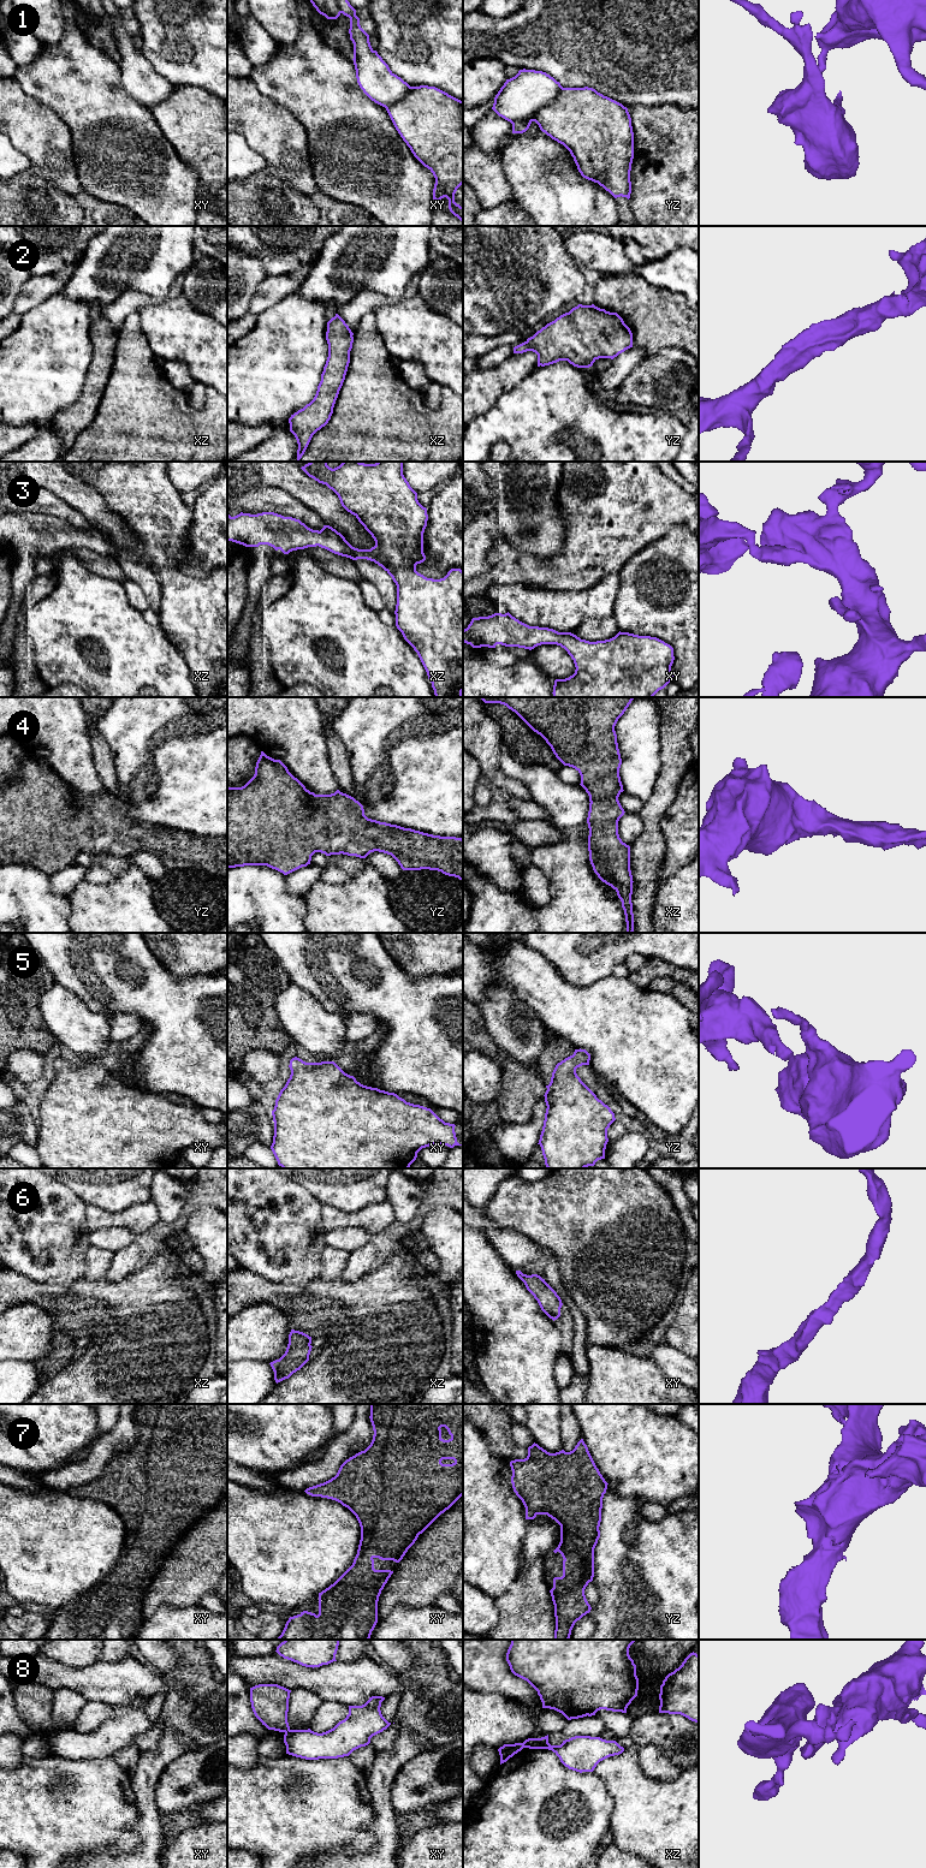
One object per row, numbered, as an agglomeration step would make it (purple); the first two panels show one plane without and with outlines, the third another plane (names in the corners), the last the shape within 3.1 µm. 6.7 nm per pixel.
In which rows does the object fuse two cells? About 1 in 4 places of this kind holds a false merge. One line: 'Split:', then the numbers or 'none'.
Split: 1, 8

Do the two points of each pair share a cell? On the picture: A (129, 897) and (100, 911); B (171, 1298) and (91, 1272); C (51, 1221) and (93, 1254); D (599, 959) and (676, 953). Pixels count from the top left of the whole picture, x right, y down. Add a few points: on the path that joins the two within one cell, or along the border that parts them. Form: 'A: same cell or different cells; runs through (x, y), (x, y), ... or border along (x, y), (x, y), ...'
A: same cell; runs through (122, 900), (111, 911), (107, 911)
B: different cells; border along (105, 1277), (87, 1279)
C: different cells; border along (89, 1245), (85, 1253), (84, 1277)
D: same cell; runs through (618, 945), (657, 945)

